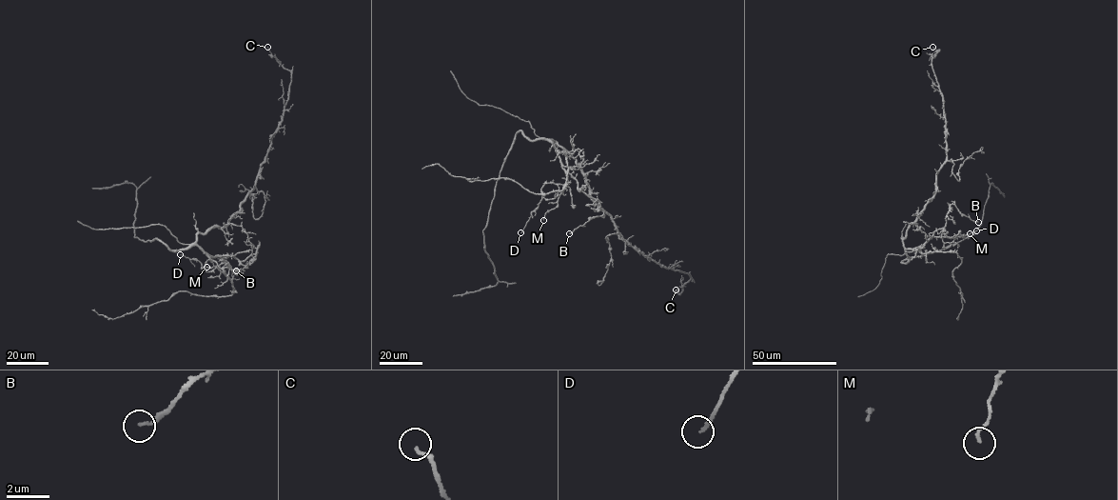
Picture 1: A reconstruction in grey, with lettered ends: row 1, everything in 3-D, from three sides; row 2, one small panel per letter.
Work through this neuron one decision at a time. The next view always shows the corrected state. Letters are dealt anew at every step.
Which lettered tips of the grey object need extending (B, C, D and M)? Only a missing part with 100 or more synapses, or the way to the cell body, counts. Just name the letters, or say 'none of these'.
none of these

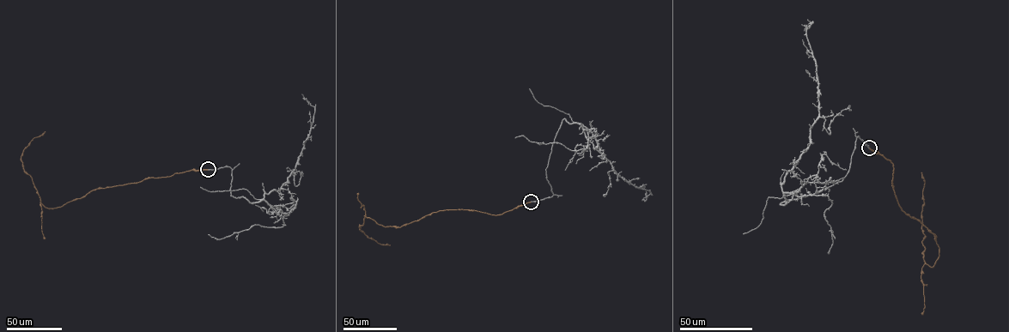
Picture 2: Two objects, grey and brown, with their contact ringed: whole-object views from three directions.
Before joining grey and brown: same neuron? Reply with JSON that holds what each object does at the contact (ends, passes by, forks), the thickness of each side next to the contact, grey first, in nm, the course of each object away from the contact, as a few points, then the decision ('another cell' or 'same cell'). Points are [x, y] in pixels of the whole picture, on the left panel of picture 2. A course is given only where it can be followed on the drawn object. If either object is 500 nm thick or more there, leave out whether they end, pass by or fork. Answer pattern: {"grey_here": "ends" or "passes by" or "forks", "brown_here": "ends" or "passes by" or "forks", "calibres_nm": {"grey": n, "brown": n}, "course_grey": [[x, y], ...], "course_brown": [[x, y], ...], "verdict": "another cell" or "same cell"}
{"calibres_nm": {"grey": 280, "brown": 550}, "course_grey": [[208, 169], [228, 166], [230, 196], [250, 202], [281, 188], [294, 169], [313, 122], [314, 107], [301, 93]], "course_brown": [[208, 169], [98, 188], [62, 206], [46, 208], [41, 202], [21, 159], [23, 149], [29, 142], [45, 131]], "verdict": "same cell"}

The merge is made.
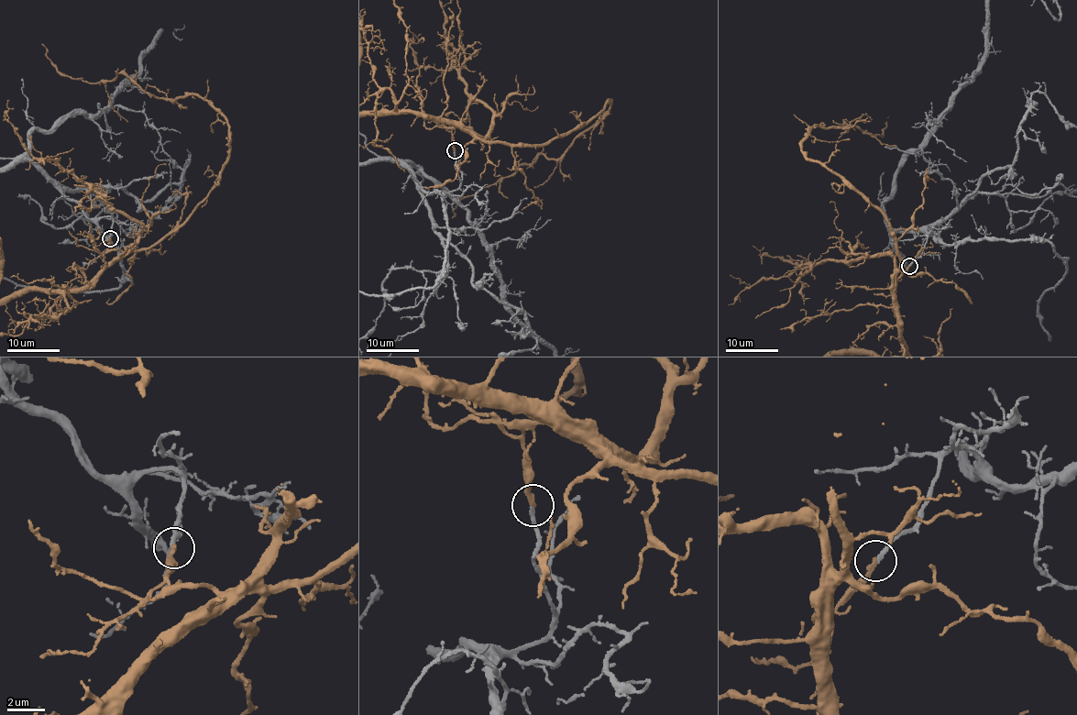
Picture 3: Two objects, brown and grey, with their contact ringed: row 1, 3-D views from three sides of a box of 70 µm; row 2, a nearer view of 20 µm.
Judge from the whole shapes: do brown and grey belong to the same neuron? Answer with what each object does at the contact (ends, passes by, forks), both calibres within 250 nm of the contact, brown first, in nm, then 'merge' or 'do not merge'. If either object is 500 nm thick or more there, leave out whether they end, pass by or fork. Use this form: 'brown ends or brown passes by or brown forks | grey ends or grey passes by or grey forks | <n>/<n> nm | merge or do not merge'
brown ends | grey ends | 260/220 nm | do not merge

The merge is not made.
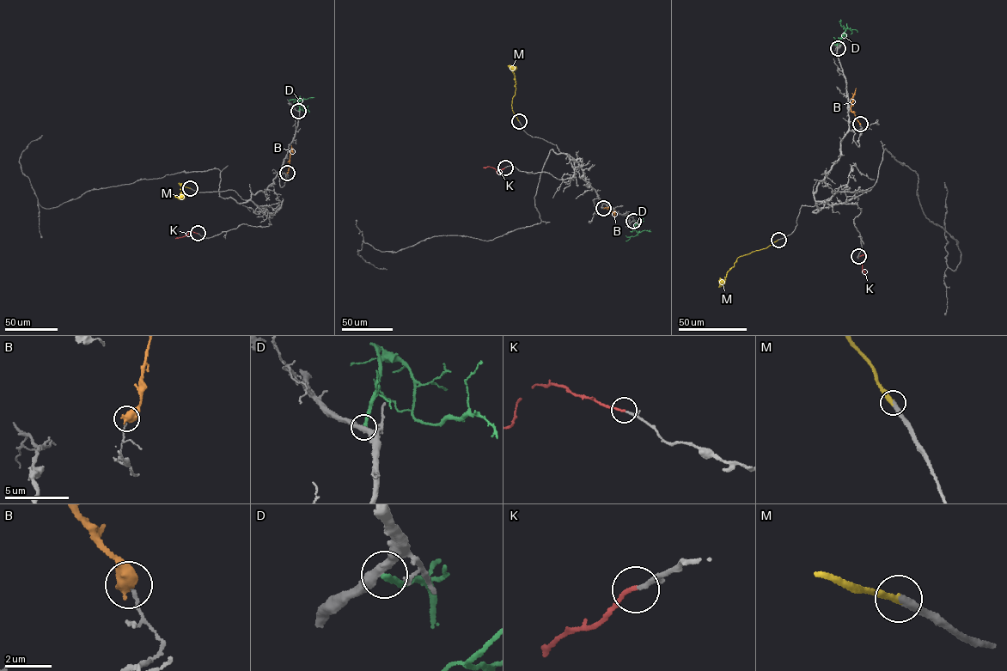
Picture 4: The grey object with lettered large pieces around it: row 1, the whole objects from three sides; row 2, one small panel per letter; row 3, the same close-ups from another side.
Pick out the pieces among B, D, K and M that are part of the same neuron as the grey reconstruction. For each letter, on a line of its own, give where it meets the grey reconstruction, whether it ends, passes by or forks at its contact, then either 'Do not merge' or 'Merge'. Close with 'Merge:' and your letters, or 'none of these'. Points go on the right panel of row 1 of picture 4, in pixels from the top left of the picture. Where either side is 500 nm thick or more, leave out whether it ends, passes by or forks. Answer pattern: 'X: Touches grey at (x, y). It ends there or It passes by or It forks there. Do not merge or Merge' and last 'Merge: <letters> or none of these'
B: Touches grey at (860, 124). Do not merge
D: Touches grey at (838, 48). It ends there. Do not merge
K: Touches grey at (858, 256). It ends there. Merge
M: Touches grey at (778, 240). It ends there. Merge
Merge: K, M

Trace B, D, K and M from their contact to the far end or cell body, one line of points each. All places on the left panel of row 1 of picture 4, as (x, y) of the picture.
B: (287, 173), (291, 145)
D: (298, 111), (301, 100), (289, 101)
K: (198, 233), (190, 231), (188, 234), (175, 238)
M: (190, 188), (179, 183), (181, 184), (181, 194), (174, 197)

